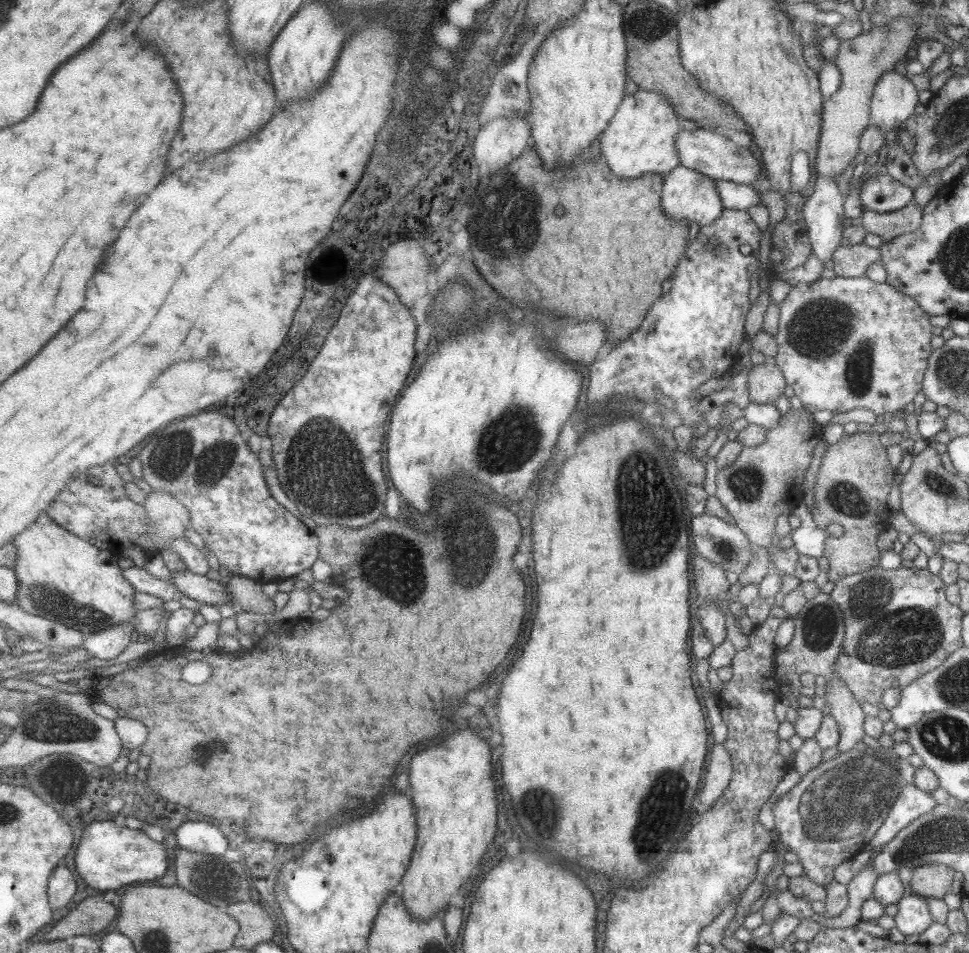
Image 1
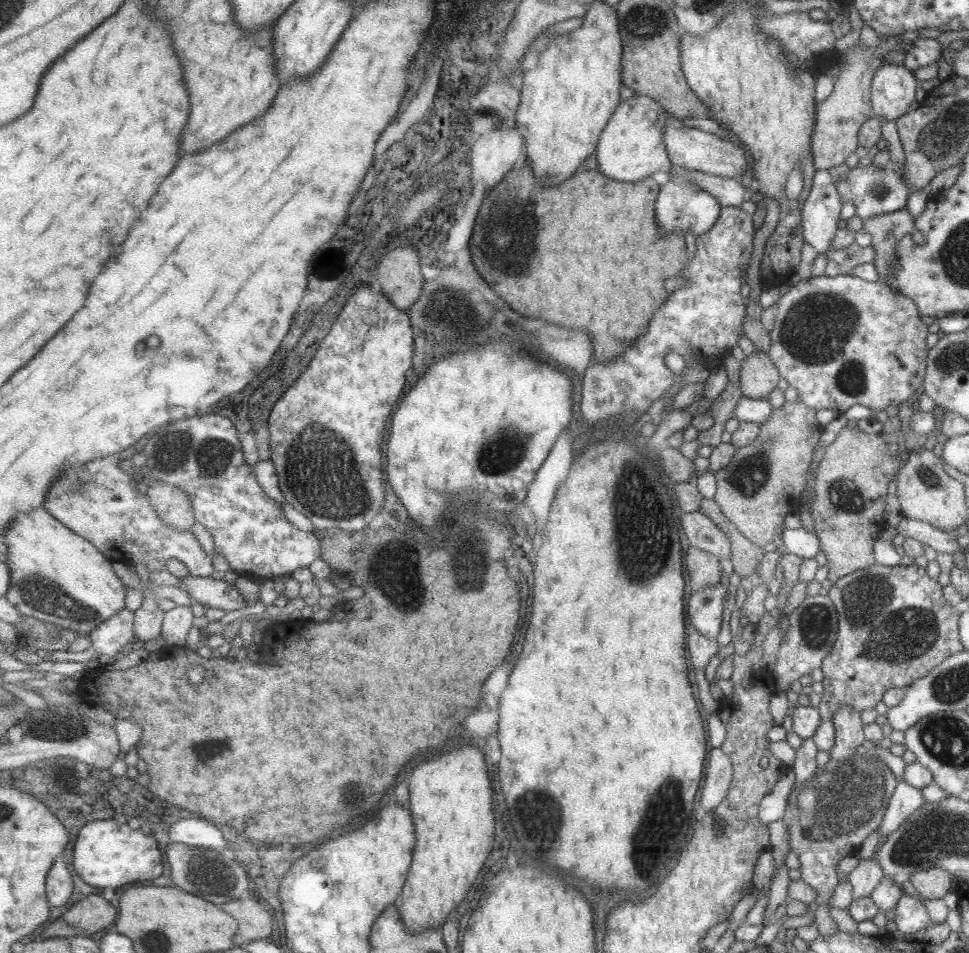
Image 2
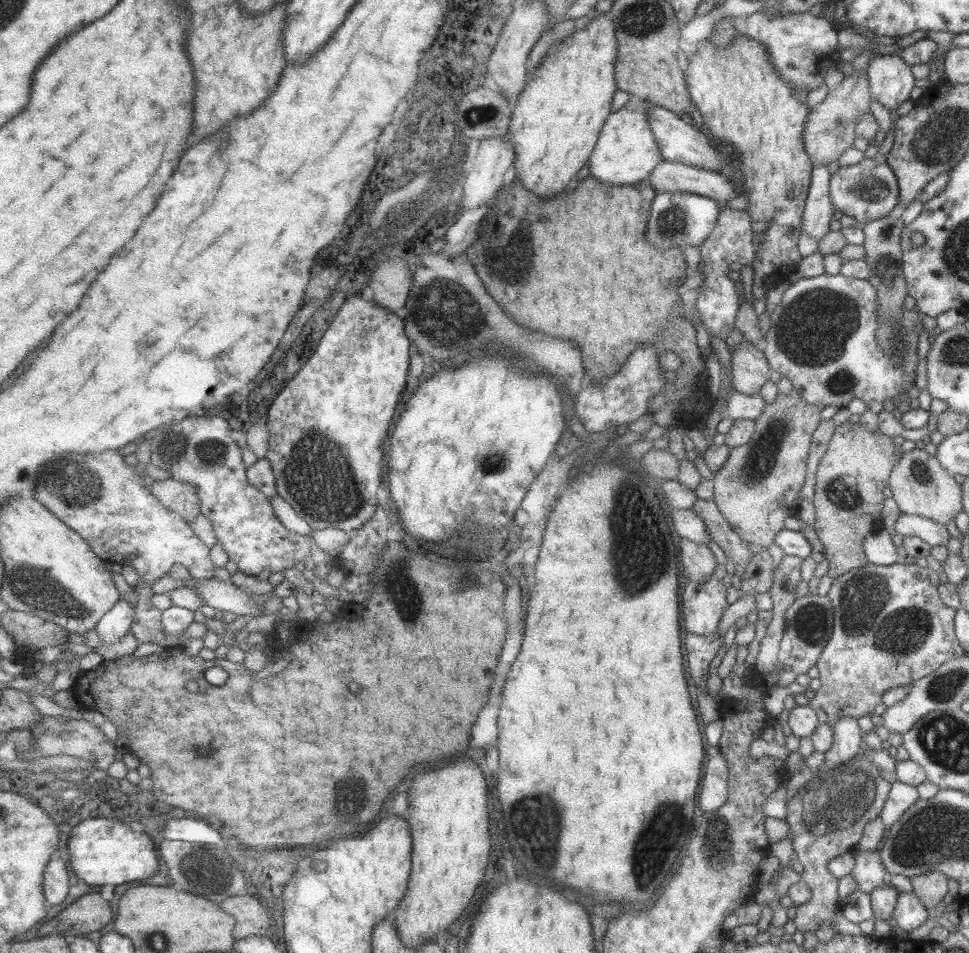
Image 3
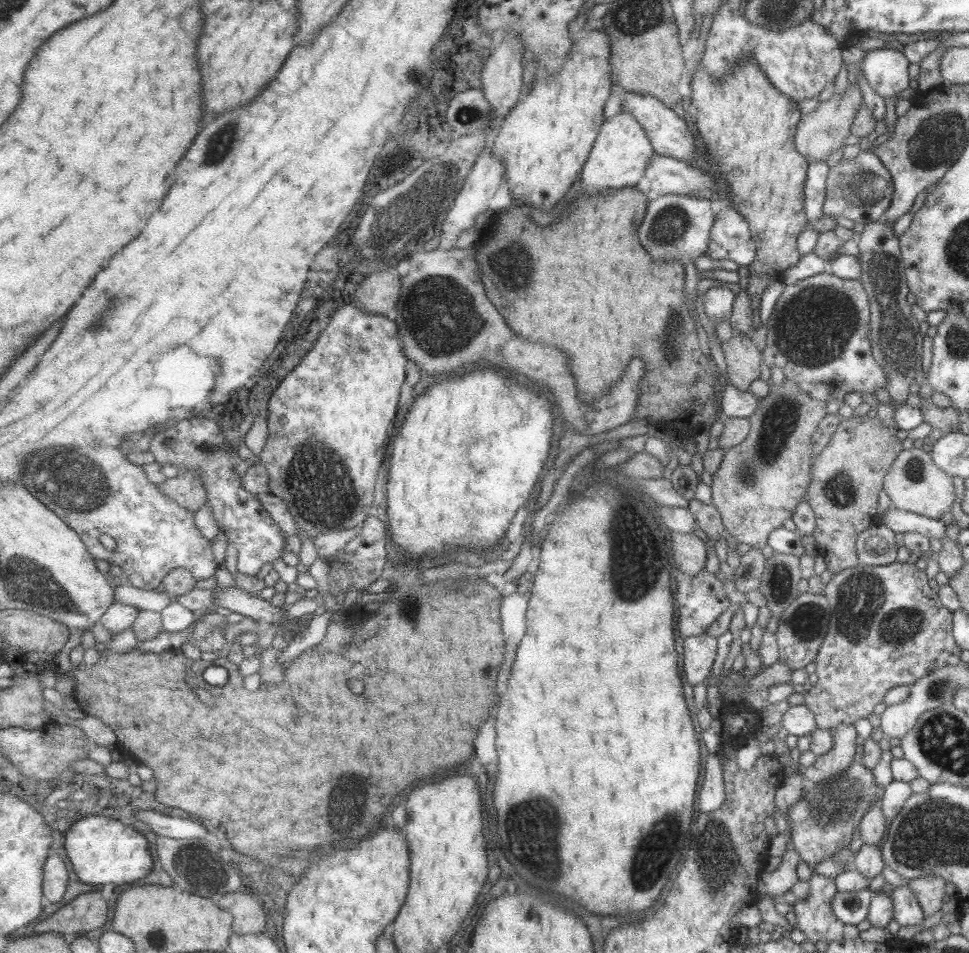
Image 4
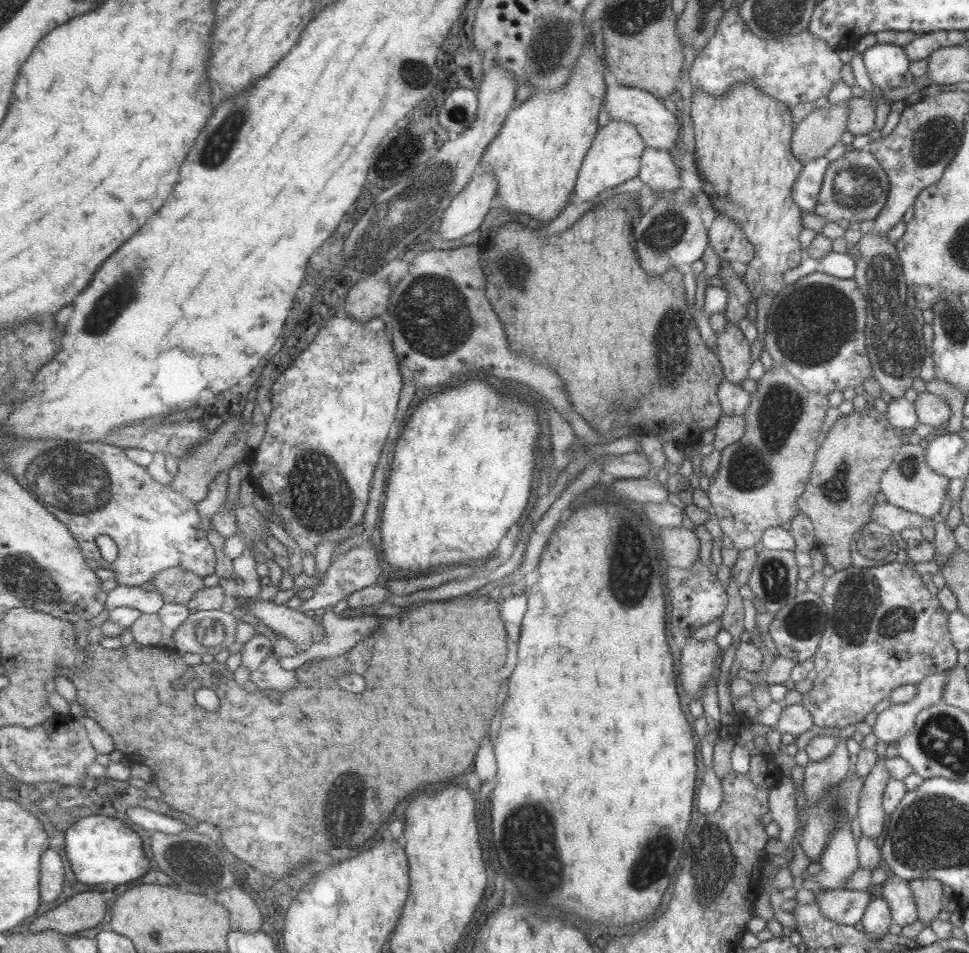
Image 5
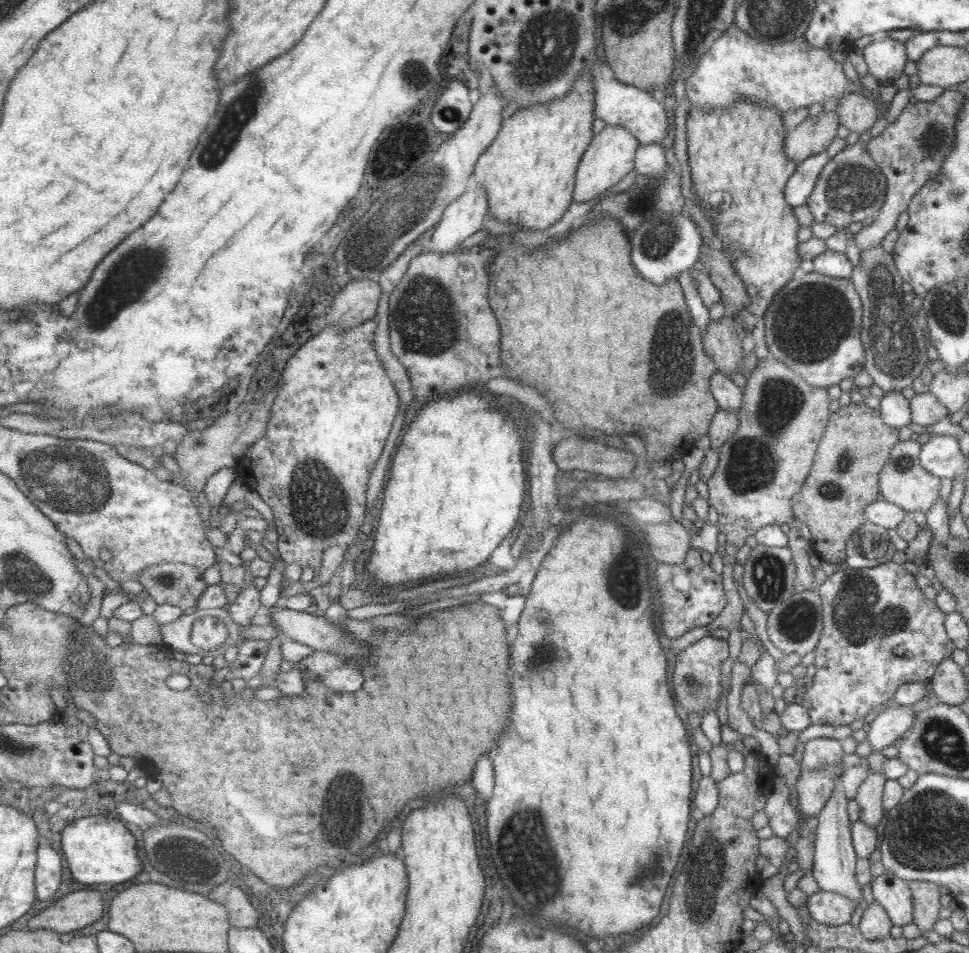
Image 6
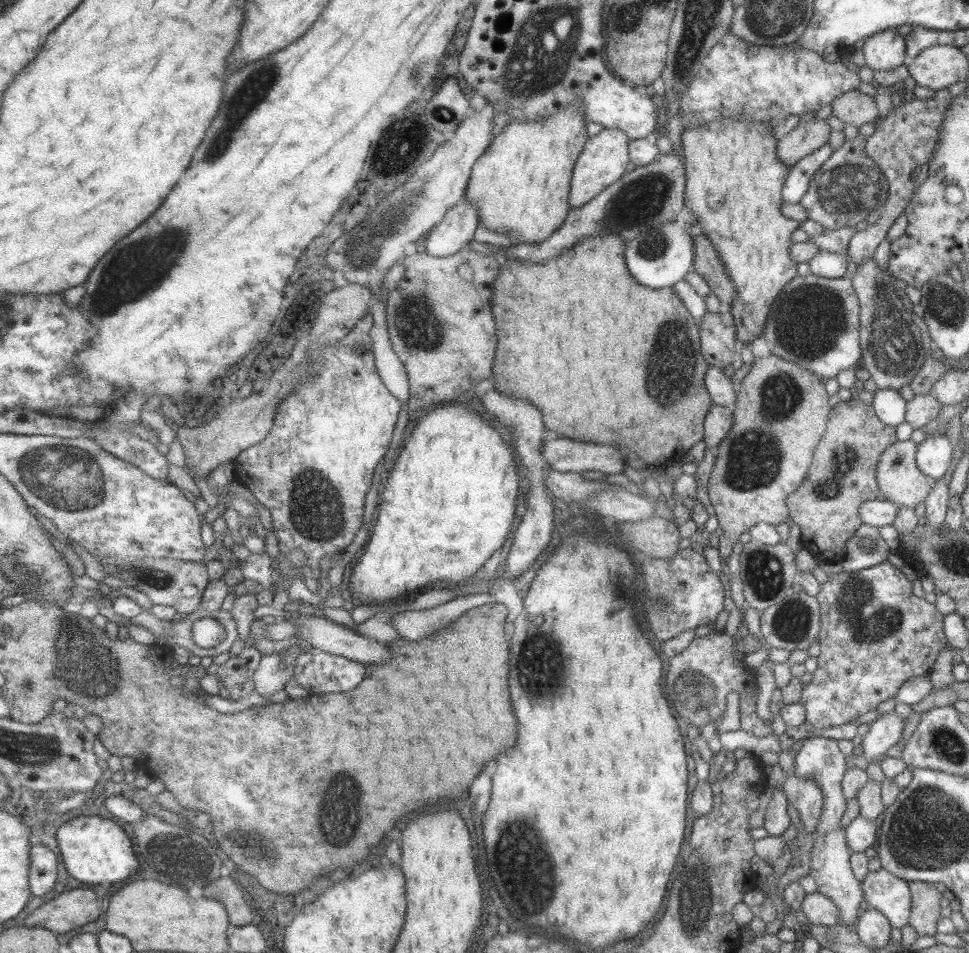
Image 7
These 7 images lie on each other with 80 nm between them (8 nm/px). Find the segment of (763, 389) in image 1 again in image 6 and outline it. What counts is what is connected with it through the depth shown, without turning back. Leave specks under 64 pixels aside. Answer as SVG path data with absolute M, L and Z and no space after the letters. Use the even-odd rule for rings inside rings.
M729 315L710 320L702 335L703 352L713 361L716 370L729 377L731 372L741 371L737 363L744 358L737 328Z

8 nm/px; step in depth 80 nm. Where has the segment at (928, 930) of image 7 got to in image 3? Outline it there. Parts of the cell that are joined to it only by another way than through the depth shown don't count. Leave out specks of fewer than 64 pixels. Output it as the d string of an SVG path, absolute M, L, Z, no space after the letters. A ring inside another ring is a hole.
M933 871L910 878L912 893L929 912L947 894L948 878L941 872Z

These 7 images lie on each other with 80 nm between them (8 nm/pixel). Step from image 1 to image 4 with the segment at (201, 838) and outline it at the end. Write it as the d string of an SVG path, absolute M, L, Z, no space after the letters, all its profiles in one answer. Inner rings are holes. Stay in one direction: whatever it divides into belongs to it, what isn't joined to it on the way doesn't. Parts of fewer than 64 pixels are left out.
M145 810L145 814L137 814L137 818L141 822L145 822L155 834L174 838L207 838L207 828L195 820L187 820L187 818L175 818L175 816L167 816L161 812L153 812L153 810Z

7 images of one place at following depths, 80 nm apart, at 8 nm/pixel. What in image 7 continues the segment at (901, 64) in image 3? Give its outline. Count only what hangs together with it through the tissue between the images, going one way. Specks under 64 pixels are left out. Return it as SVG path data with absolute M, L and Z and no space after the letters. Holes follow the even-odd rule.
M885 28L879 33L872 34L865 39L860 48L864 54L865 66L871 70L893 70L905 63L905 41L904 36L895 32L894 28Z

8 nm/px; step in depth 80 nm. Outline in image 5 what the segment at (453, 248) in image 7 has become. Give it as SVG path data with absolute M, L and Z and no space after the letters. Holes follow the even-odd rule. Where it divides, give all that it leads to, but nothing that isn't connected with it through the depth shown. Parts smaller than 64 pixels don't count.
M490 170L486 172L477 172L468 184L468 188L460 192L449 205L445 214L441 218L441 239L442 240L460 240L477 232L479 224L483 222L485 214L489 210L489 204L496 194L496 182Z

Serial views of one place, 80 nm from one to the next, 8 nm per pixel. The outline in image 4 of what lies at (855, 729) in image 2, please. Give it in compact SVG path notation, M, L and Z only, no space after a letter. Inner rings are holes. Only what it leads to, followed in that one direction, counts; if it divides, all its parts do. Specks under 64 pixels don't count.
M838 724L832 729L831 750L817 756L813 764L803 767L803 777L811 784L821 784L845 771L855 754L857 733L852 724Z

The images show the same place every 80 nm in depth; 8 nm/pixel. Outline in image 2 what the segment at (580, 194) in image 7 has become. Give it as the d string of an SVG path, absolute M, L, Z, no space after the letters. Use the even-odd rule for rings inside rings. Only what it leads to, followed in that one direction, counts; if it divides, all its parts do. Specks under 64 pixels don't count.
M633 94L633 96L620 102L605 123L595 147L596 168L600 173L619 182L637 182L647 176L659 177L668 172L672 162L669 162L669 157L662 143L662 126L664 125L665 113L667 112L658 102L645 95Z

